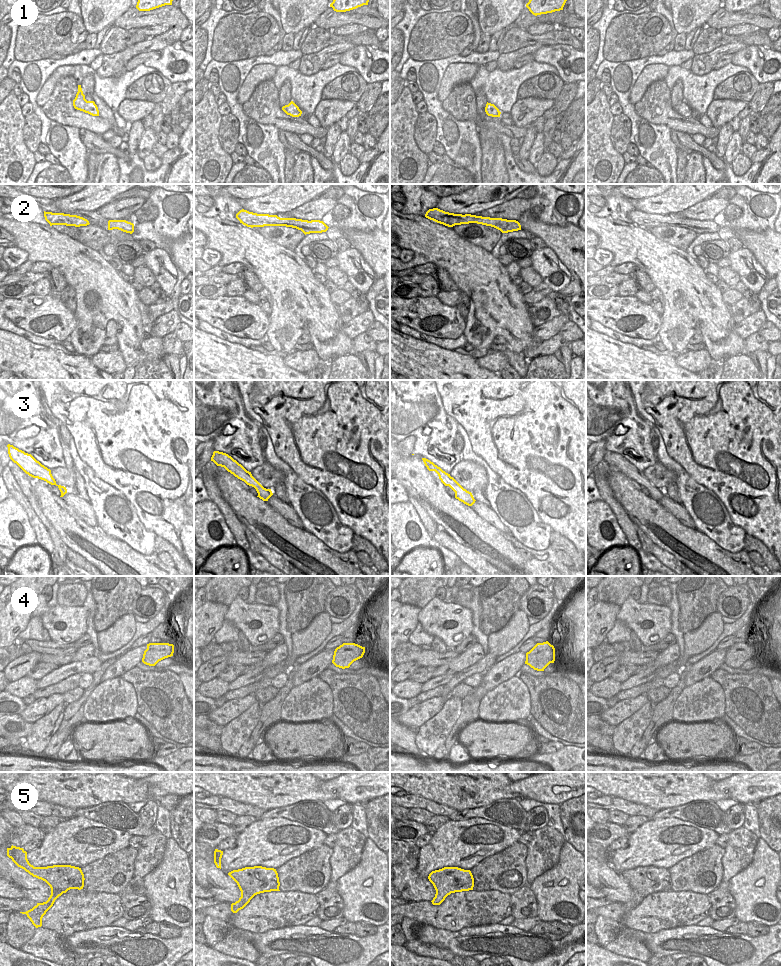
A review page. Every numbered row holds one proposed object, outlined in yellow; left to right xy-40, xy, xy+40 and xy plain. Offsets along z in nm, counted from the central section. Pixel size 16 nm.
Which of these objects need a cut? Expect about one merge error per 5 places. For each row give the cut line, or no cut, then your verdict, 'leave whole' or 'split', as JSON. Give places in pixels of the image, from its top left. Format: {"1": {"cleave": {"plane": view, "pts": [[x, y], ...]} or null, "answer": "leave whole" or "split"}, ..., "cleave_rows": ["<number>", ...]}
{"1": {"cleave": null, "answer": "leave whole"}, "2": {"cleave": null, "answer": "leave whole"}, "3": {"cleave": null, "answer": "leave whole"}, "4": {"cleave": null, "answer": "leave whole"}, "5": {"cleave": null, "answer": "leave whole"}, "cleave_rows": []}

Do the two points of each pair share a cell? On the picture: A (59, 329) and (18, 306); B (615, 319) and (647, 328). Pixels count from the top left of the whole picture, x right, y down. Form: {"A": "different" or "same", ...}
{"A": "same", "B": "same"}

